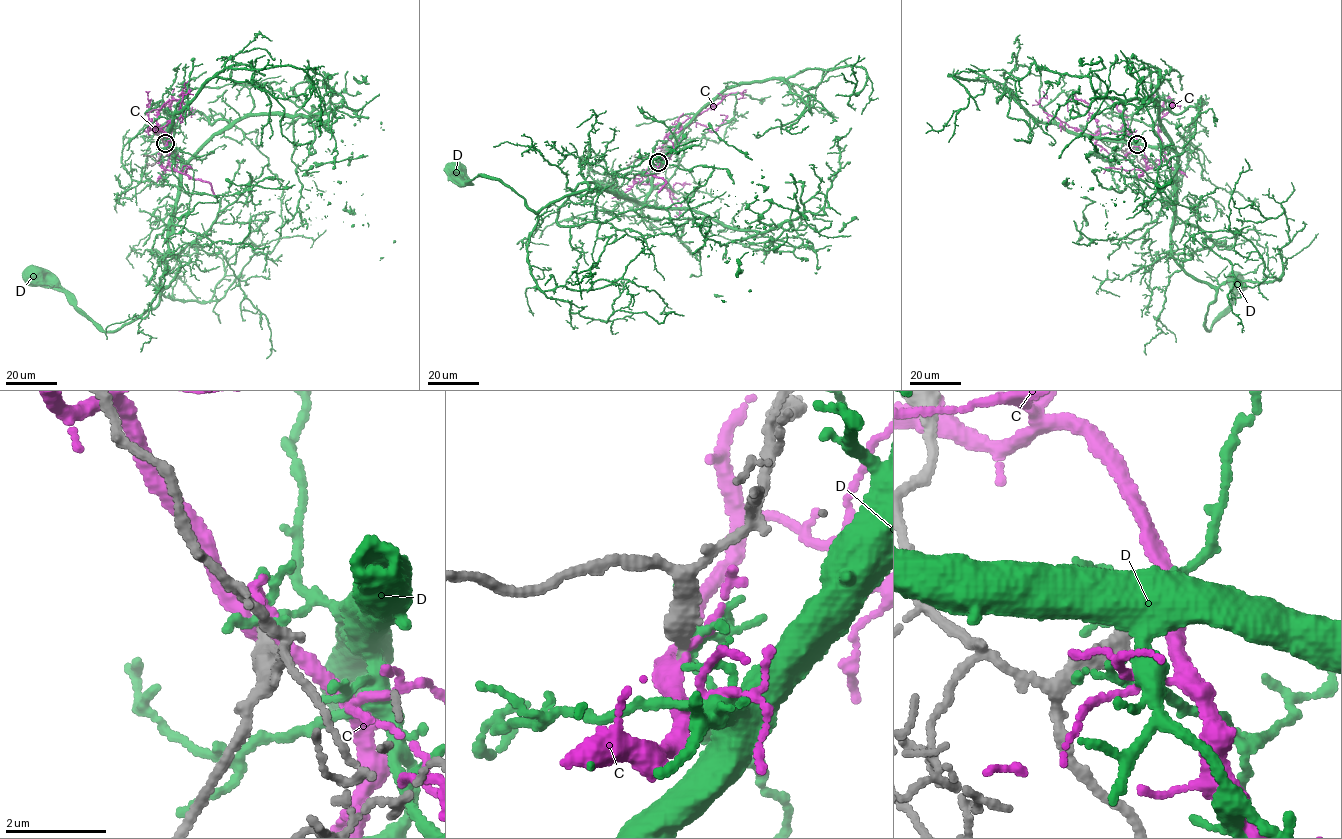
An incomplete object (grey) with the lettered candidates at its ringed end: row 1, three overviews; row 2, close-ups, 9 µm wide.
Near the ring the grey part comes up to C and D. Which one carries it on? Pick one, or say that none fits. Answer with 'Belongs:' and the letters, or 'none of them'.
Belongs: none of them

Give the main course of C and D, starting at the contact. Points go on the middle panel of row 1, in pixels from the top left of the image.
C: (658, 162), (636, 175), (636, 182), (666, 187), (680, 208), (673, 185), (690, 184)
D: (658, 162), (660, 169), (641, 204), (586, 181), (586, 188), (537, 211), (490, 176), (459, 187), (454, 170)

